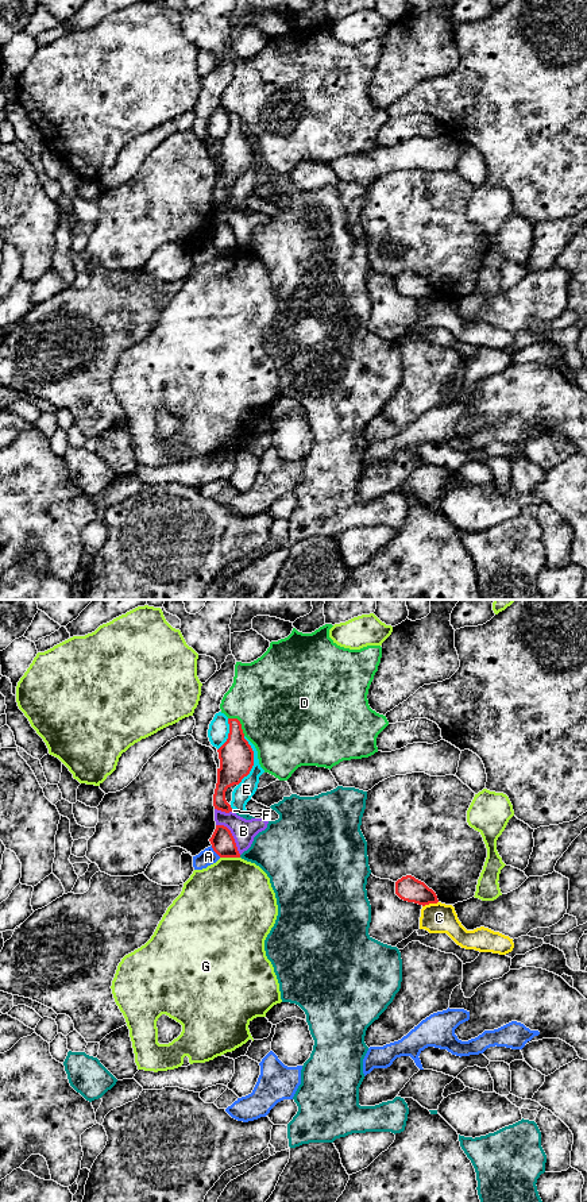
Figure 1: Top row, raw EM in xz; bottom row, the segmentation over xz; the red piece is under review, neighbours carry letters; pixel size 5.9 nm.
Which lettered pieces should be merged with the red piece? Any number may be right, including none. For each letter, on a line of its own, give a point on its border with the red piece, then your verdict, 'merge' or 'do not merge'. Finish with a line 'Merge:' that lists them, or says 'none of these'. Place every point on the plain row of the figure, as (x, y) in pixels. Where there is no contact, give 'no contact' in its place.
A: meets red in xz at (215, 246); do not merge
B: meets red in xz at (232, 231); do not merge
C: meets red in xz at (429, 297); do not merge
D: meets red in xz at (239, 118); do not merge
E: meets red in xz at (253, 155); do not merge
F: no contact; do not merge
G: meets red in xz at (230, 251); do not merge
Merge: none of these

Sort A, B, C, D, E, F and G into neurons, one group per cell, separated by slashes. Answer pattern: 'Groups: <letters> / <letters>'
Groups: A / B C / D / E / F / G

